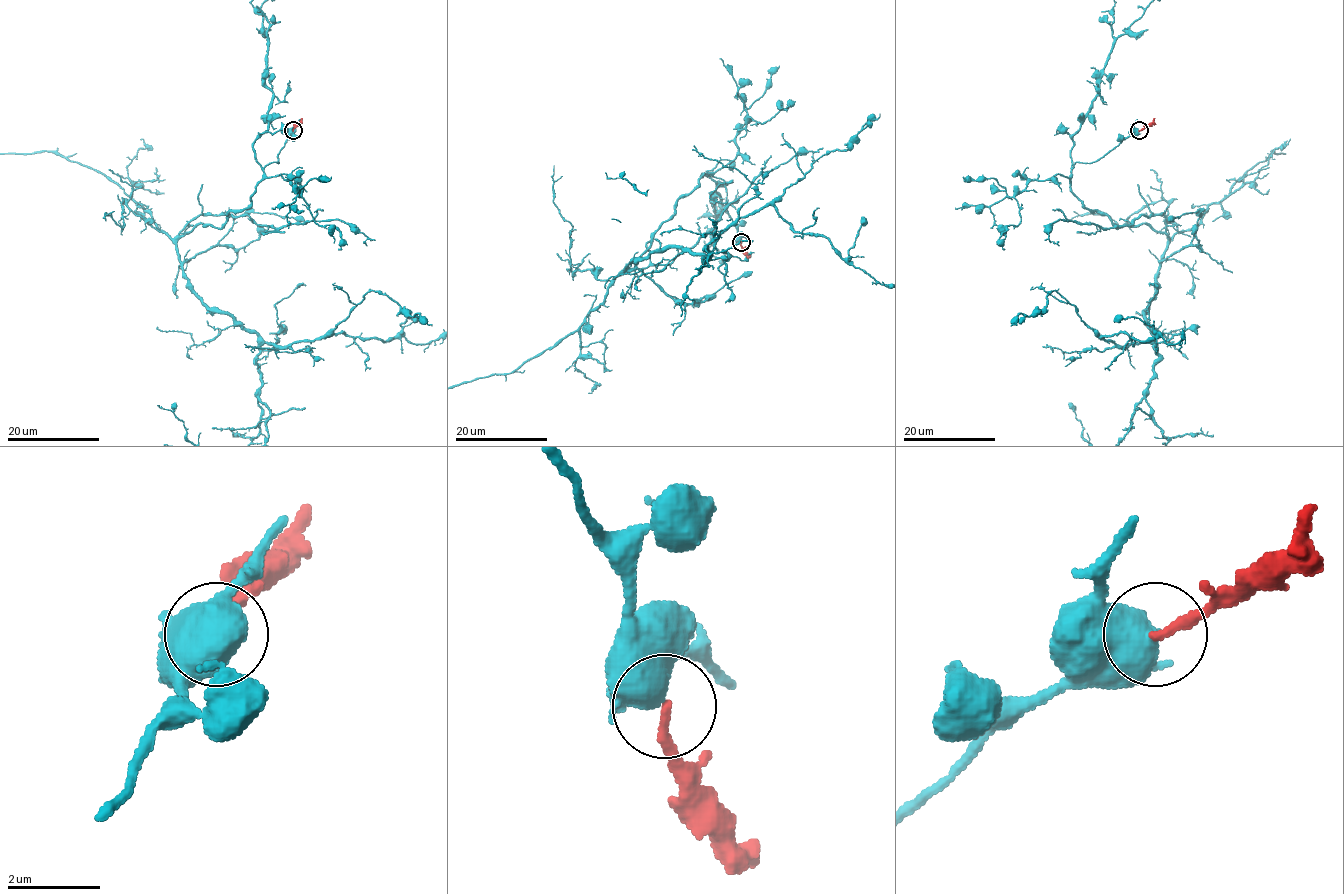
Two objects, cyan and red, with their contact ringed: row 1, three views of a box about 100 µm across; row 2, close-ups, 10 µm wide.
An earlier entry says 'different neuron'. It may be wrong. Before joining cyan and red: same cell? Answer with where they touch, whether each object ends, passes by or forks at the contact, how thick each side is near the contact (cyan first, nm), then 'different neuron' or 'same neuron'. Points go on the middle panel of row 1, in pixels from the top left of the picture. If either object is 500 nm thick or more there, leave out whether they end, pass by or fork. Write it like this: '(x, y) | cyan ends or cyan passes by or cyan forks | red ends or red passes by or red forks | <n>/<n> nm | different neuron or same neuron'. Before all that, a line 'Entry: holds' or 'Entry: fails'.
Entry: holds
(741, 242) | 650/200 nm | different neuron

